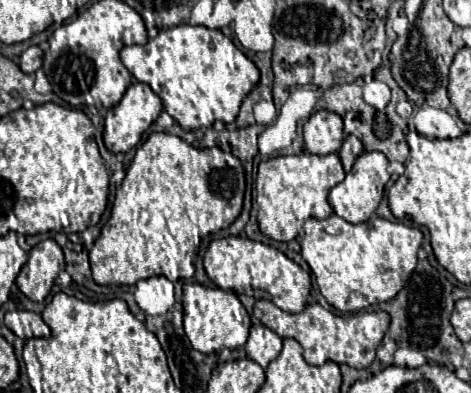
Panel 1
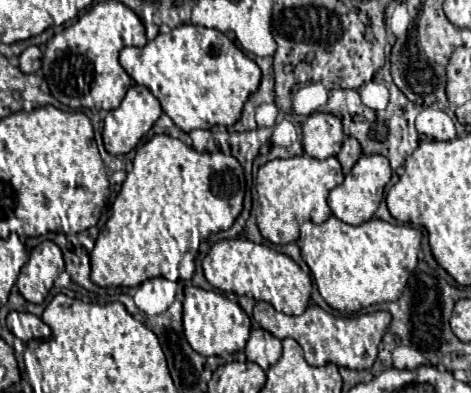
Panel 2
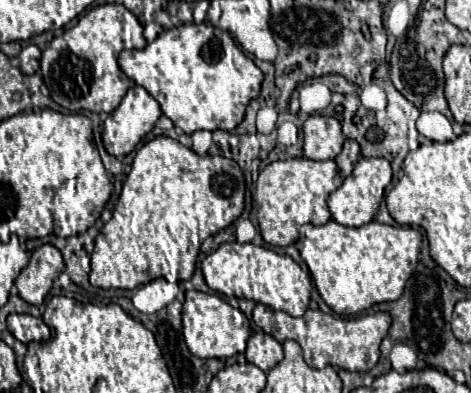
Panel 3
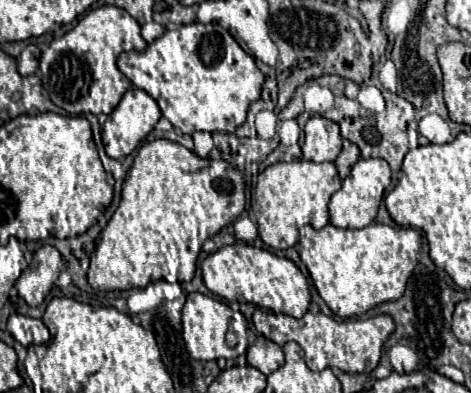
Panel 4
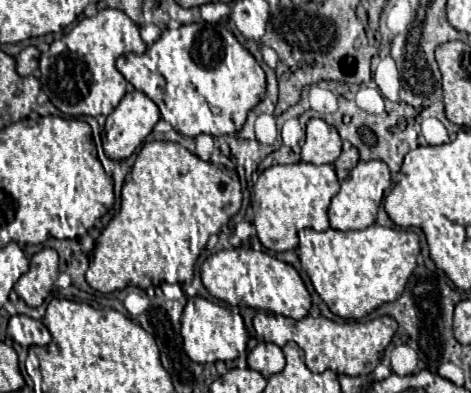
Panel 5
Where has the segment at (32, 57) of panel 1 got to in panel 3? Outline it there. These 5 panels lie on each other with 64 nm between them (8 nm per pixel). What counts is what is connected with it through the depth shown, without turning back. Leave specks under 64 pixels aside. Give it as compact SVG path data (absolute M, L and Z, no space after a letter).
M30 44L20 52L20 72L24 74L36 74L40 70L40 50L38 46Z

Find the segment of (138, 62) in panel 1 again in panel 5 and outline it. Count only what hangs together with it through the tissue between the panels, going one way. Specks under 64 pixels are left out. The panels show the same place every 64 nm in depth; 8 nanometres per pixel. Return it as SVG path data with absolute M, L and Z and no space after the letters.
M194 22L180 26L178 30L164 30L162 36L146 48L144 54L122 54L116 60L116 68L122 76L160 108L162 118L172 124L172 128L184 136L224 136L236 134L246 122L248 112L264 98L266 94L266 76L256 58L236 40L236 36L222 24Z

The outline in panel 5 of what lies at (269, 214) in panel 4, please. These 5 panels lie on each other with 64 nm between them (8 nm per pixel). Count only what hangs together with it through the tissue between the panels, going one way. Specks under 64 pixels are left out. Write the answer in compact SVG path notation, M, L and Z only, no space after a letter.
M278 164L266 168L258 182L254 184L254 200L258 210L254 214L254 226L264 248L274 252L286 252L298 246L298 228L296 222L306 222L308 228L326 230L328 224L328 206L332 196L340 190L340 182L330 164Z

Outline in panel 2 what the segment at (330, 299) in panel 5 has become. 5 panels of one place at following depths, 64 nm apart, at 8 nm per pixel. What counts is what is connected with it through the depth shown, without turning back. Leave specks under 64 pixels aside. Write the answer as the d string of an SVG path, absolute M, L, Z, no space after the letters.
M330 216L324 224L304 222L300 226L298 246L328 306L342 314L350 314L372 304L398 300L410 276L408 268L416 268L420 240L422 232L410 226L388 224L380 218L350 226Z

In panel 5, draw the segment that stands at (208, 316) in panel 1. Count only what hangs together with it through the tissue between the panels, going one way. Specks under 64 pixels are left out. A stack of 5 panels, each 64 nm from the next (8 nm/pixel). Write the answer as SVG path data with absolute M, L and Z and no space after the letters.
M200 296L188 298L188 304L184 306L182 338L184 338L186 354L194 362L200 362L200 364L218 362L218 360L224 360L224 362L236 360L238 356L242 356L246 352L246 344L248 344L242 316L234 314L230 308L226 308L222 304L210 302L210 300L200 298Z

